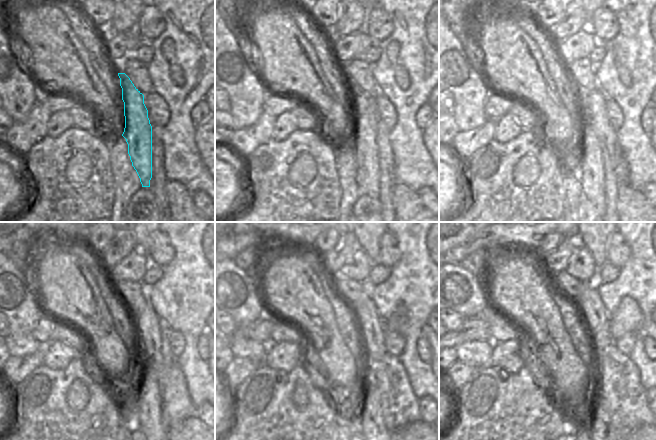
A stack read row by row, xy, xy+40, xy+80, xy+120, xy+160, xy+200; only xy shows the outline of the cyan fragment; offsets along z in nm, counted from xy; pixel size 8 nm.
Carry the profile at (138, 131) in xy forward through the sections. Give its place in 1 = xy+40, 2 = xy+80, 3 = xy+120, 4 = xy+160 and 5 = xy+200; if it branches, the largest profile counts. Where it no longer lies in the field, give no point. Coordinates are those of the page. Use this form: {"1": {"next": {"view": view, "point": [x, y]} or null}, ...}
{"1": {"next": {"view": "xy+40", "point": [366, 119]}}, "2": {"next": {"view": "xy+80", "point": [590, 165]}}, "3": {"next": {"view": "xy+120", "point": [147, 407]}}, "4": {"next": {"view": "xy+160", "point": [370, 422]}}, "5": {"next": {"view": "xy+200", "point": [600, 421]}}}

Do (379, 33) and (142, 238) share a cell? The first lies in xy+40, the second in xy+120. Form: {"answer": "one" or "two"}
{"answer": "two"}

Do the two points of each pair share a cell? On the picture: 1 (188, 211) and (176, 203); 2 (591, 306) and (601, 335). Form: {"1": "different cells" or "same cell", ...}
{"1": "same cell", "2": "same cell"}

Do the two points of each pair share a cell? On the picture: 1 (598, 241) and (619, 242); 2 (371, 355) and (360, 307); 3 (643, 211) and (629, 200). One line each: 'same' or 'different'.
1: different
2: same
3: same

